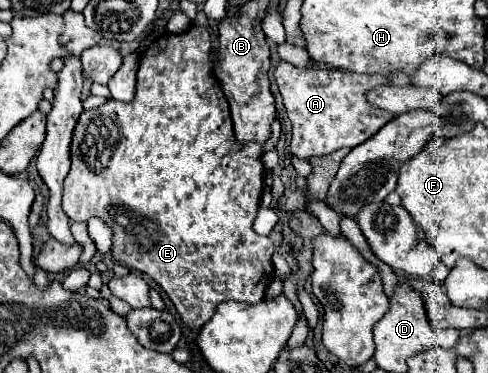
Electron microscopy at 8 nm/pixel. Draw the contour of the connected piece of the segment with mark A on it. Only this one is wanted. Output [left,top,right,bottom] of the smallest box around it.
[274,61,394,161]

